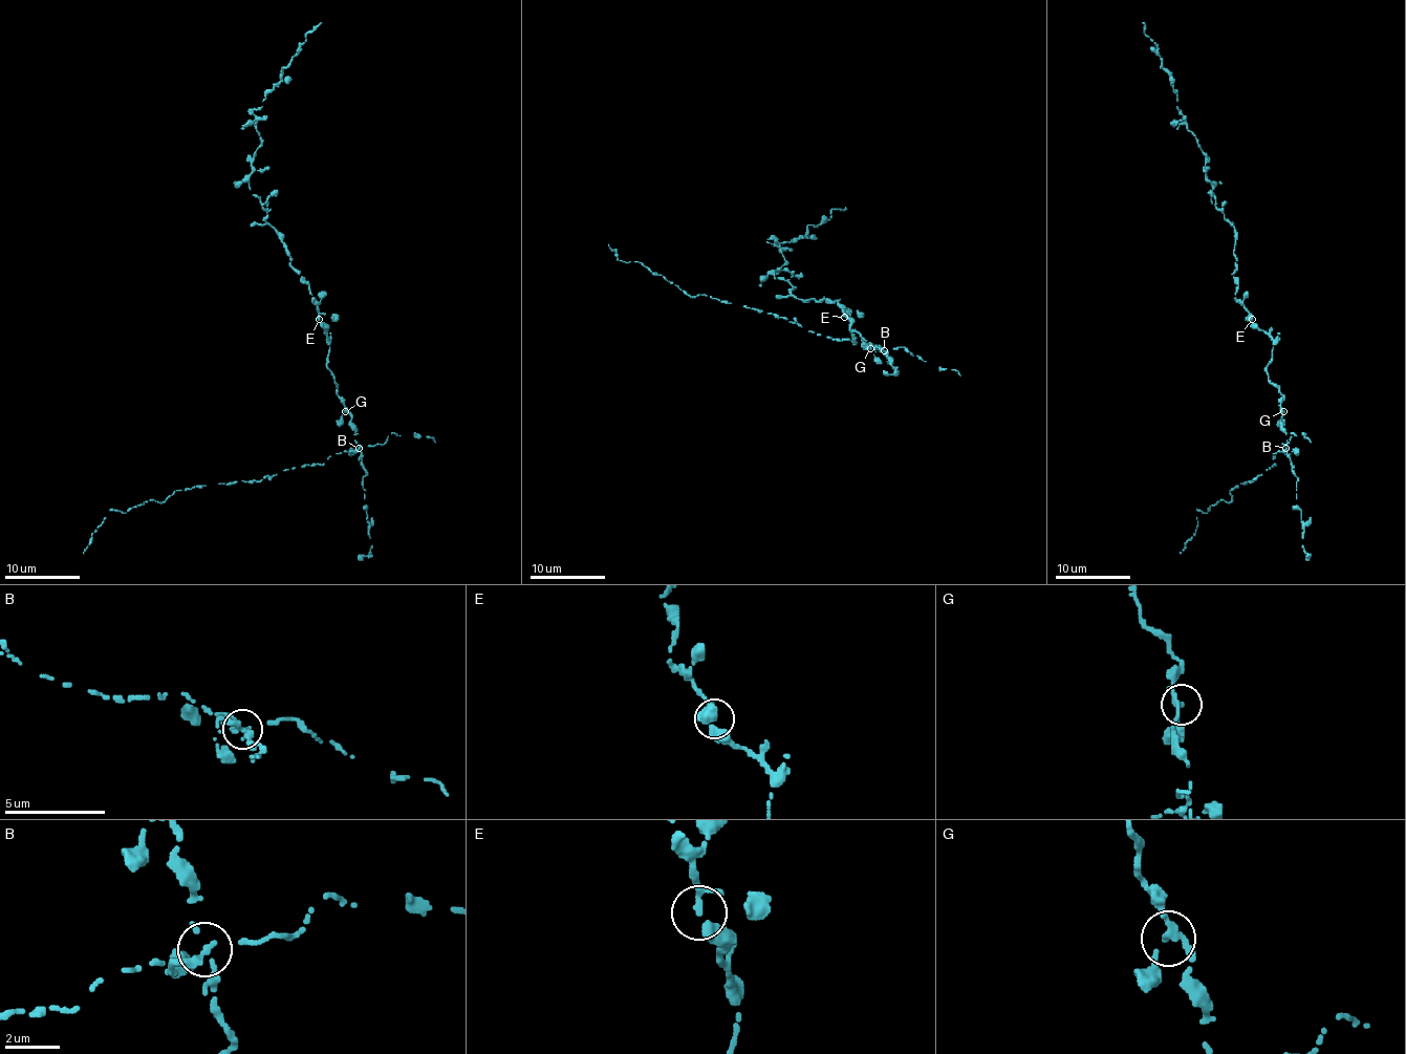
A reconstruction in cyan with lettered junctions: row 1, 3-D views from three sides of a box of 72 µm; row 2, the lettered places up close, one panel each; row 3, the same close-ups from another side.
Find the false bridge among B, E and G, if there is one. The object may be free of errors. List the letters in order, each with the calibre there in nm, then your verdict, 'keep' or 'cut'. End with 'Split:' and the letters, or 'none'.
B: calibre 200 nm; cut
E: calibre 220 nm; keep
G: calibre 190 nm; keep
Split: B

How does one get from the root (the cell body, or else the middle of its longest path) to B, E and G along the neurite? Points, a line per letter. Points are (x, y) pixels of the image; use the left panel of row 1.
B: (326, 366), (333, 378), (336, 392), (350, 415), (350, 428), (359, 447)
E: (326, 366), (330, 347), (324, 325), (319, 319)
G: (326, 366), (345, 411)

